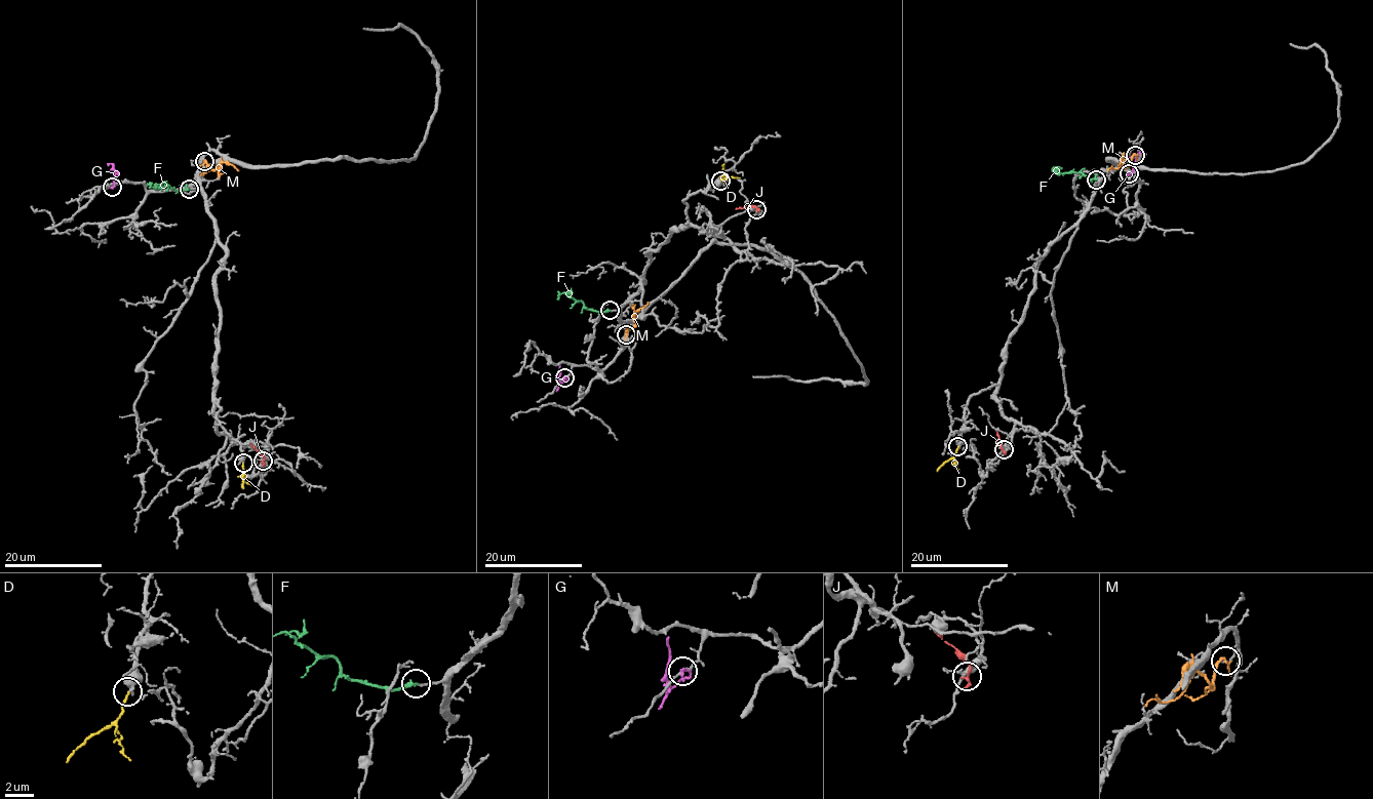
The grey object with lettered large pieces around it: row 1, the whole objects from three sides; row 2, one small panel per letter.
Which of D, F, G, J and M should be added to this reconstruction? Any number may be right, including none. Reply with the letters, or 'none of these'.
D, F

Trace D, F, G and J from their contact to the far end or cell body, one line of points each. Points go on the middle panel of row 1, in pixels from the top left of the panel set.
D: (720, 181), (726, 176), (723, 164)
F: (610, 310), (596, 312), (564, 293), (557, 300)
G: (564, 377), (567, 378), (560, 383), (559, 366)
J: (757, 208), (753, 206), (735, 209)

